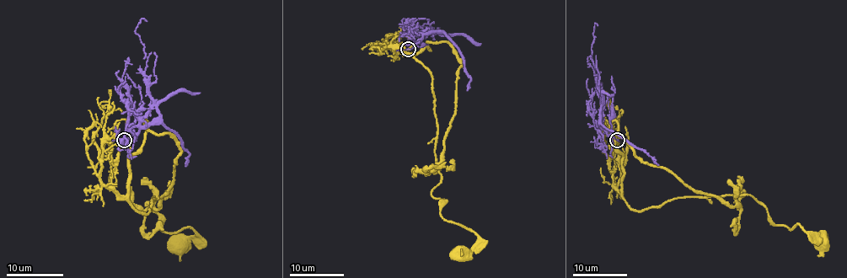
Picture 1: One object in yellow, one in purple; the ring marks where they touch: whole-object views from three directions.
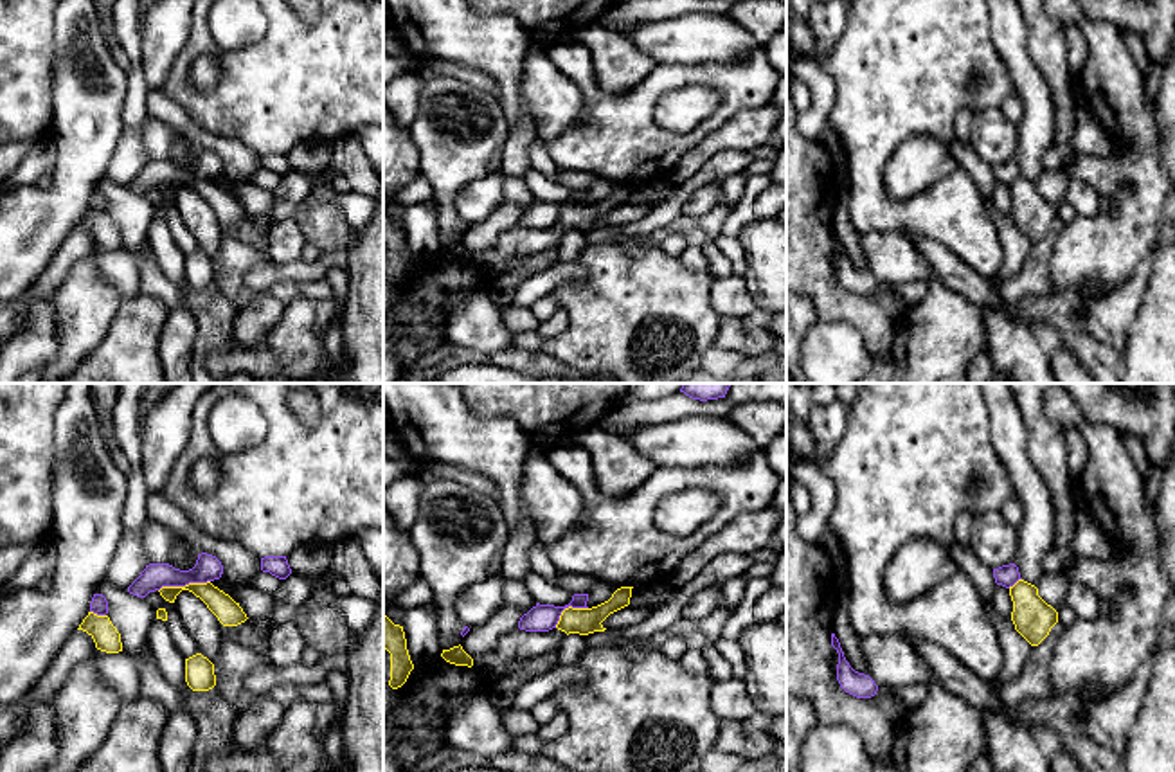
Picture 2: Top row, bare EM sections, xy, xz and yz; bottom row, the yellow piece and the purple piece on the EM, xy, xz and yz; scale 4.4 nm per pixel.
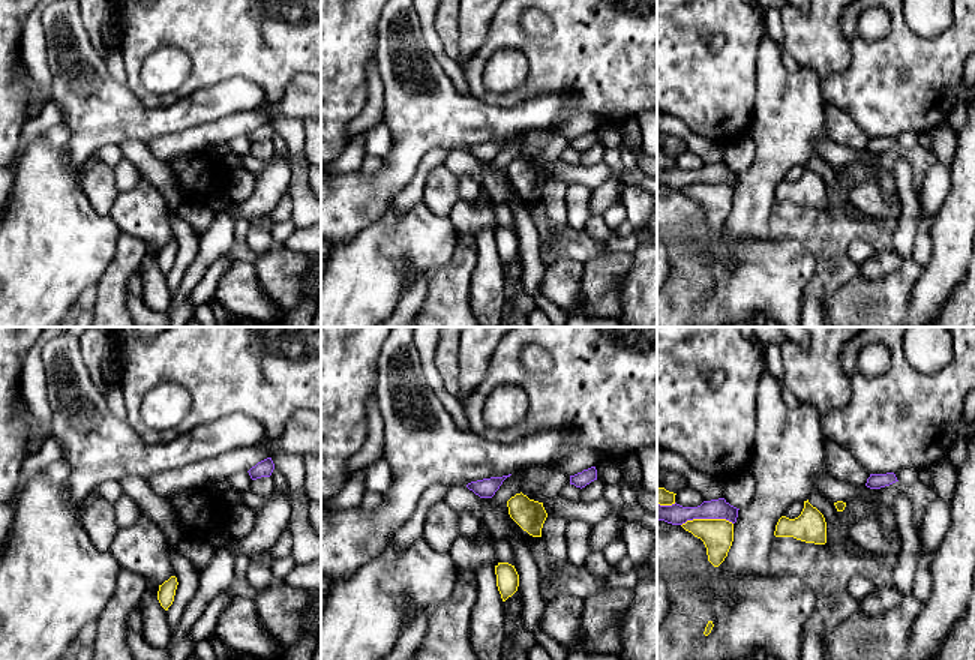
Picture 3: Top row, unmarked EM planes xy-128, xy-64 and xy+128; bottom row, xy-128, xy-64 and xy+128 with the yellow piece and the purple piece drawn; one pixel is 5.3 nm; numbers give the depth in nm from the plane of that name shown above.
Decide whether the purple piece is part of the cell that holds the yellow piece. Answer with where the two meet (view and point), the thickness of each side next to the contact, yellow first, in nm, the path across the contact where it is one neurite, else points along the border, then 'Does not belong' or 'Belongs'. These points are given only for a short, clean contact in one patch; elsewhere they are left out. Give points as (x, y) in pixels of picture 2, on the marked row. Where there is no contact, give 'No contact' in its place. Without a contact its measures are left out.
Touches yellow at xy (186, 585). Thickness 120 nm (yellow) against 120 nm. Does not belong

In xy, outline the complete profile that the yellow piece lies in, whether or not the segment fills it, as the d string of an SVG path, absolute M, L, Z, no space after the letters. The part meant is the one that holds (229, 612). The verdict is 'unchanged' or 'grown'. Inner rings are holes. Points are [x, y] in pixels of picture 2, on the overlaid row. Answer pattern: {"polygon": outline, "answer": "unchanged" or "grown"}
{"polygon": "M211 581L189 583L185 587L162 587L158 592L166 601L175 603L182 590L189 590L200 597L223 626L238 626L248 619L239 603Z", "answer": "unchanged"}

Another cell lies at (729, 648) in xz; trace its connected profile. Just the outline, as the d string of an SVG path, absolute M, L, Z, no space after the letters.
M718 637L718 641L714 642L714 648L731 664L732 677L743 678L743 675L745 675L745 653L743 653L741 646L738 644L738 641Z

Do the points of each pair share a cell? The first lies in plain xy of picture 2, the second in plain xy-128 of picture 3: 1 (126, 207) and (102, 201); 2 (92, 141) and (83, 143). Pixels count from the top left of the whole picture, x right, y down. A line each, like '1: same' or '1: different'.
1: same
2: same

